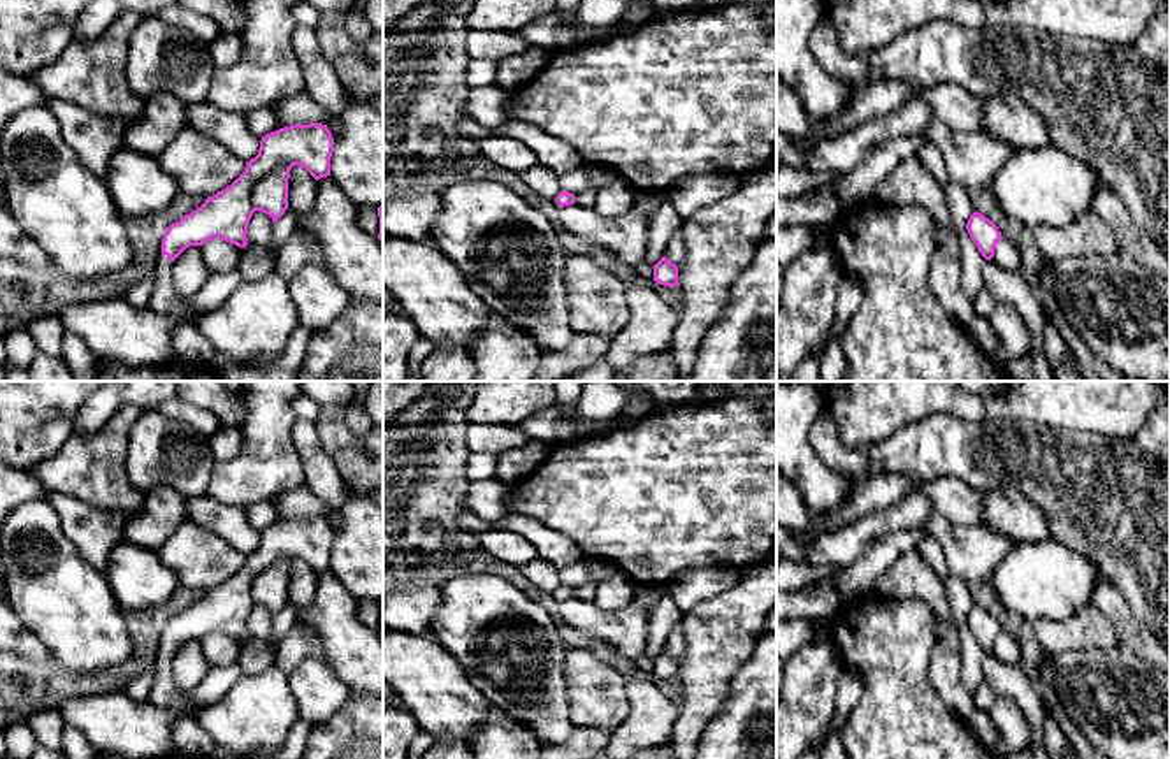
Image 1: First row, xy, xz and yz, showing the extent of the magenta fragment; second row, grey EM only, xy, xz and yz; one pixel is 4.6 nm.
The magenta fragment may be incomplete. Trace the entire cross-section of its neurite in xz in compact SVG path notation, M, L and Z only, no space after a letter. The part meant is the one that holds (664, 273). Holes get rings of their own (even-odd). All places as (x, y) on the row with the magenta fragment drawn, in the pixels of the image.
M662 257L654 265L654 281L664 286L678 286L678 267L669 262L666 257Z

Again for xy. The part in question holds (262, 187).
M290 125L262 137L255 158L225 190L172 223L162 239L155 265L155 286L148 309L158 314L179 314L190 307L213 311L244 281L237 271L209 274L195 297L181 297L172 281L174 260L190 246L213 237L246 248L248 223L262 211L276 223L288 209L288 179L293 165L304 167L316 181L330 176L334 137L327 125Z

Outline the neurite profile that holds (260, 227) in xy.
M255 211L246 232L248 246L267 248L274 234L274 221L269 214Z

